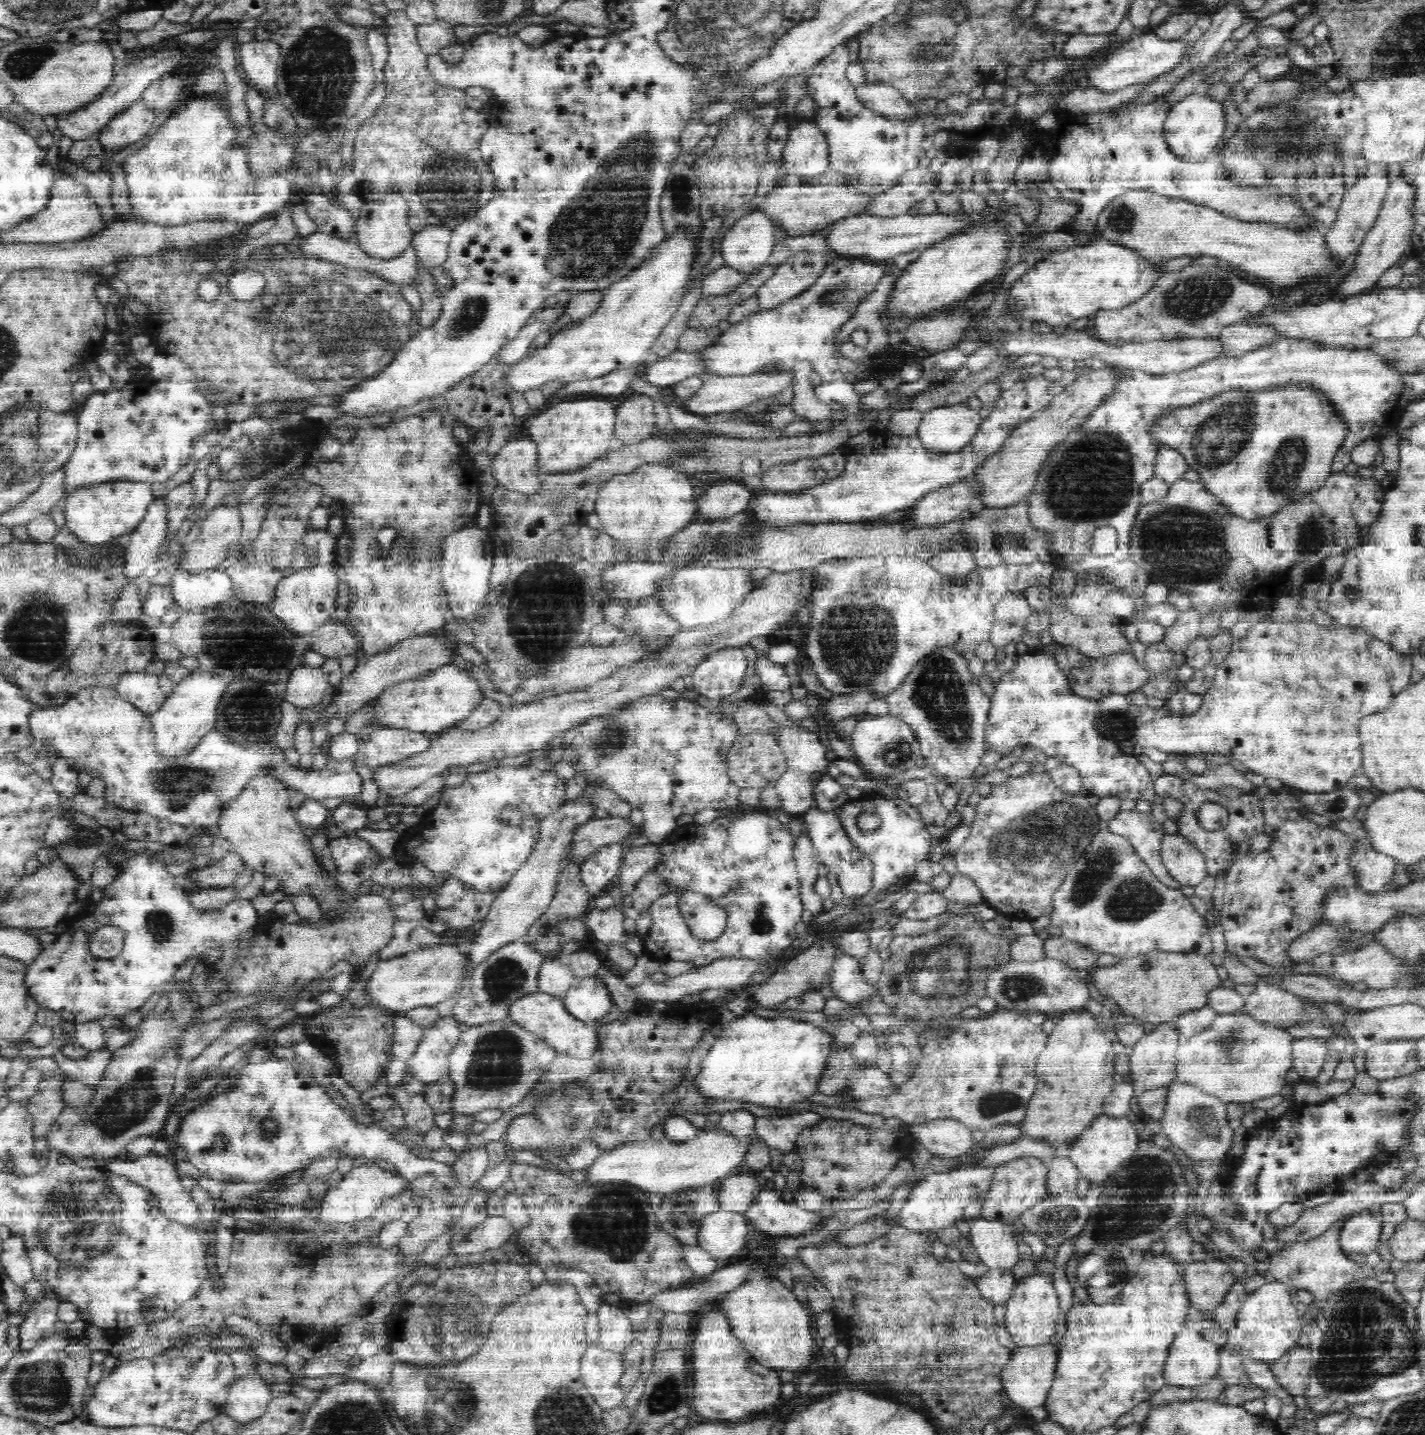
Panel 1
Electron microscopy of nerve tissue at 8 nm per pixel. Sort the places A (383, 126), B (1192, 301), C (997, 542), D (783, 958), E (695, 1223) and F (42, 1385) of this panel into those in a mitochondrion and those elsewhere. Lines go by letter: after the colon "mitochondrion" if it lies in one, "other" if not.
A: other
B: mitochondrion
C: other
D: other
E: other
F: mitochondrion

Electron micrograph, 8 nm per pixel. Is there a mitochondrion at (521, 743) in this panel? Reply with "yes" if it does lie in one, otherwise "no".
no

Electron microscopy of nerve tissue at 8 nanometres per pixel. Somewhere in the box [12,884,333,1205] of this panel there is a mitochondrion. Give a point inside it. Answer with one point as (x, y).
(126, 1106)

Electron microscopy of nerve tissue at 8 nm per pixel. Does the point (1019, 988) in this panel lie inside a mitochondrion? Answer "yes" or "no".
yes

